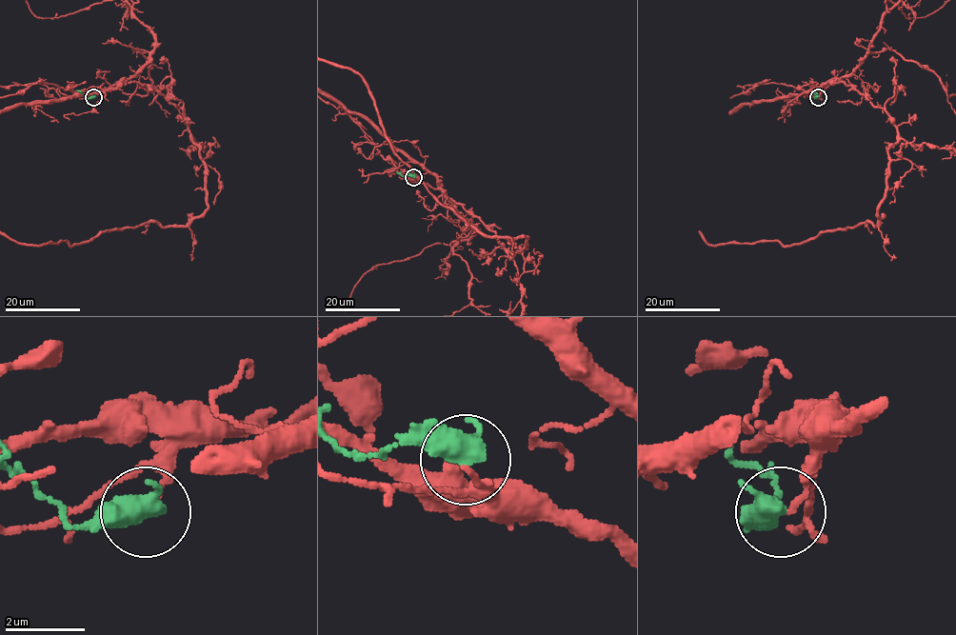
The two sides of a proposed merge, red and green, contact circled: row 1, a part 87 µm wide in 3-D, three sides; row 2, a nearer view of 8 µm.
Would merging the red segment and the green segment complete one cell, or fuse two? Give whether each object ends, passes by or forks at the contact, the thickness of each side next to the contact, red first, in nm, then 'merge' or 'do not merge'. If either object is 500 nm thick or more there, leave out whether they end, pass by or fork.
red ends | green passes by | 130/480 nm | do not merge

